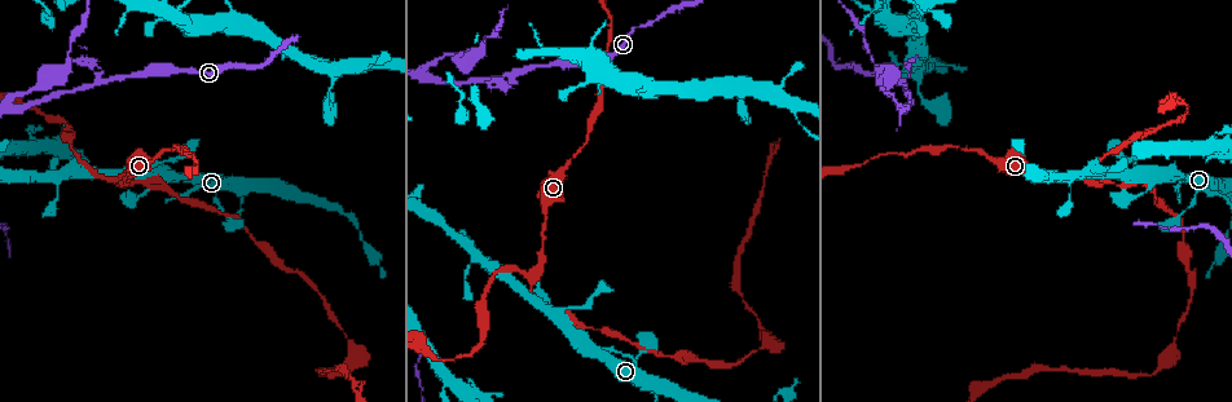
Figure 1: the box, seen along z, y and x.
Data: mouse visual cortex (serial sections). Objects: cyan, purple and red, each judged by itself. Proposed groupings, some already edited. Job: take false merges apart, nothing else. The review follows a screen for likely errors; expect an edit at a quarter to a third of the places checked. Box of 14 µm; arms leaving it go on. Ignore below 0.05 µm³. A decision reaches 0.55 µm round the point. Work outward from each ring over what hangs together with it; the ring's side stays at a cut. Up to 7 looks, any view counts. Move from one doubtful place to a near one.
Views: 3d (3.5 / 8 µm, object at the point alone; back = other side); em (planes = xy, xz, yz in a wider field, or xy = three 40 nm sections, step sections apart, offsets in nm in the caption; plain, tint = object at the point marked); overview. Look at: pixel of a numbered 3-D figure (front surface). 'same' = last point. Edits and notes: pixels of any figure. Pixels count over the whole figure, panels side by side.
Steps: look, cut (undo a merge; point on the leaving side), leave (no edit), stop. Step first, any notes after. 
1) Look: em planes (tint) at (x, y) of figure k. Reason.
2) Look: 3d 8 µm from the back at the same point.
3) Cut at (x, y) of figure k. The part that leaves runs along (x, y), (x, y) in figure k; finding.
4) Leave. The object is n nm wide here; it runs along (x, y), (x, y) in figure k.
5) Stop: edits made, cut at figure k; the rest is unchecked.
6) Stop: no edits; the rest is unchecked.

Look: 3d 3.5 µm from the back at (533, 276) of figure 1. Sharp bend.

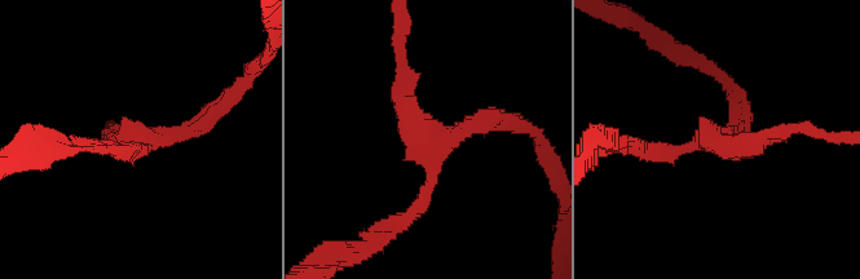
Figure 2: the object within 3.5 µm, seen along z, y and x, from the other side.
Look: em xy step 3 (tint) at (422, 145) of figure 2. 3 arms meet here; the arms are 150, 200, 200 nm wide; need the tissue.

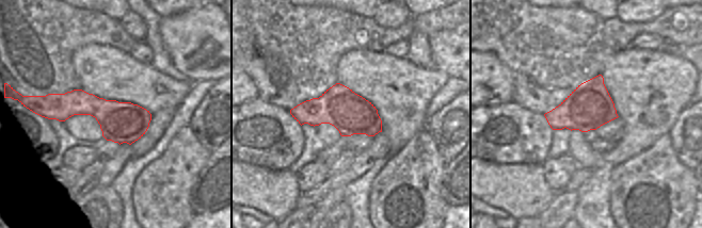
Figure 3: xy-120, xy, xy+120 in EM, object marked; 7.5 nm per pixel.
Look: em xy step 1 (tint) at the same point. Another direction.

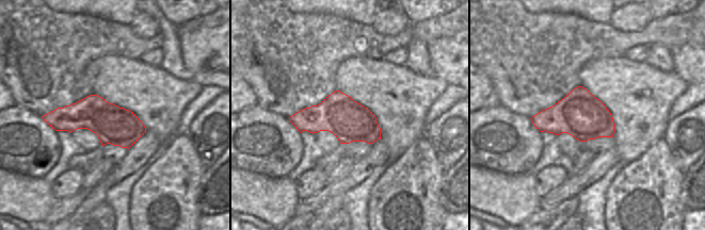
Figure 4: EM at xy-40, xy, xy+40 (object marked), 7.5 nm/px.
Leave. It runs along (46, 117), (101, 117), (142, 130) in figure 4; one cell here.

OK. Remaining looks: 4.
Look: 3d 8 µm at (651, 388) of figure 1. Arms part here.

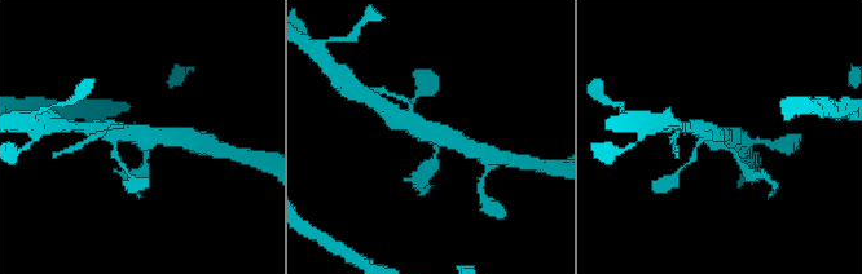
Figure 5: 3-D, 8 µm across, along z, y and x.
Look: 3d 3.5 µm at (433, 137) of figure 5. Closer look.

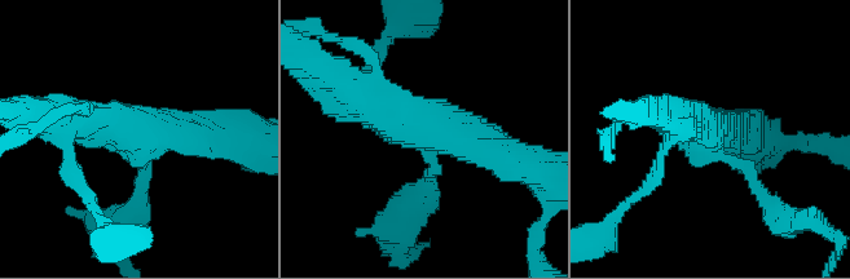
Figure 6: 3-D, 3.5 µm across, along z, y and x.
Look: em xy step 5 (tint) at (420, 133) of figure 6. 3 arms meet here; the arms are 150, 450, 450 nm wide; need the tissue.

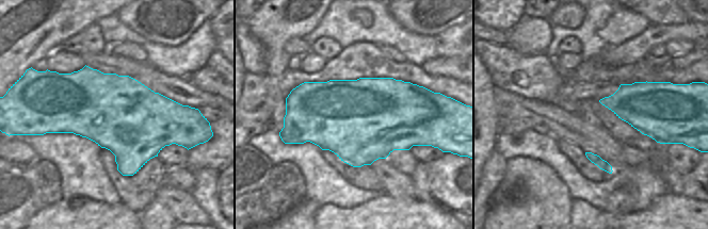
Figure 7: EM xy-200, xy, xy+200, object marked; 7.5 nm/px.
Cut at (140, 199) of figure 6. The object is 650 nm wide here; the part that leaves runs along (736, 163), (766, 198), (766, 222) in figure 6; two cells meet here.

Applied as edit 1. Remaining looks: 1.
Stop: edits made, cut at figure 6; the rest is unchecked.

